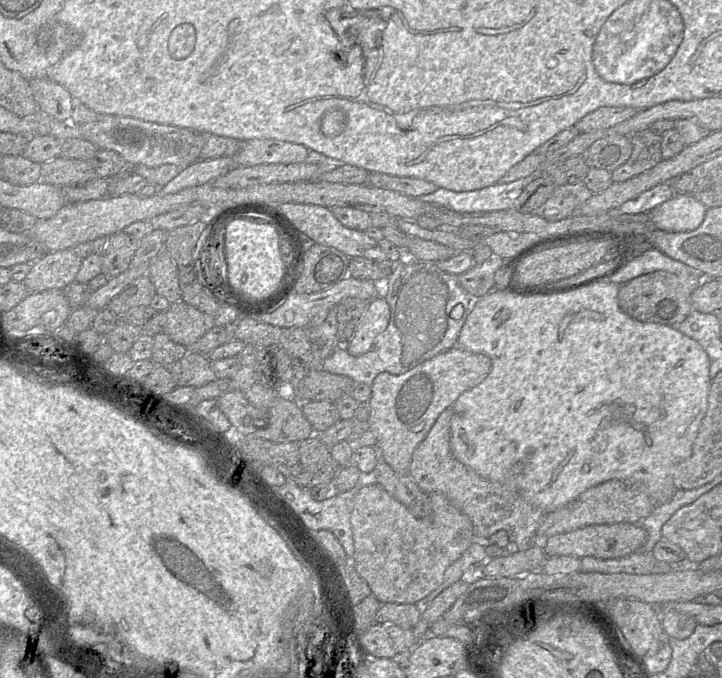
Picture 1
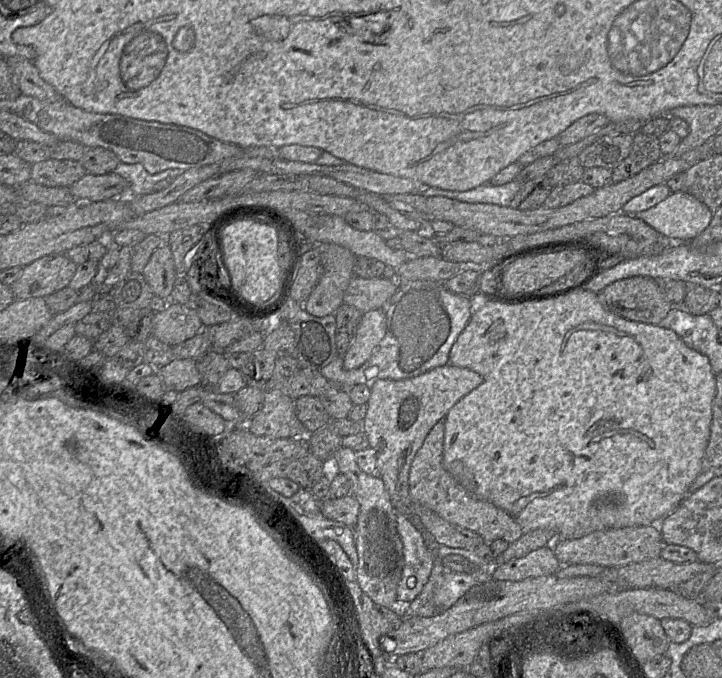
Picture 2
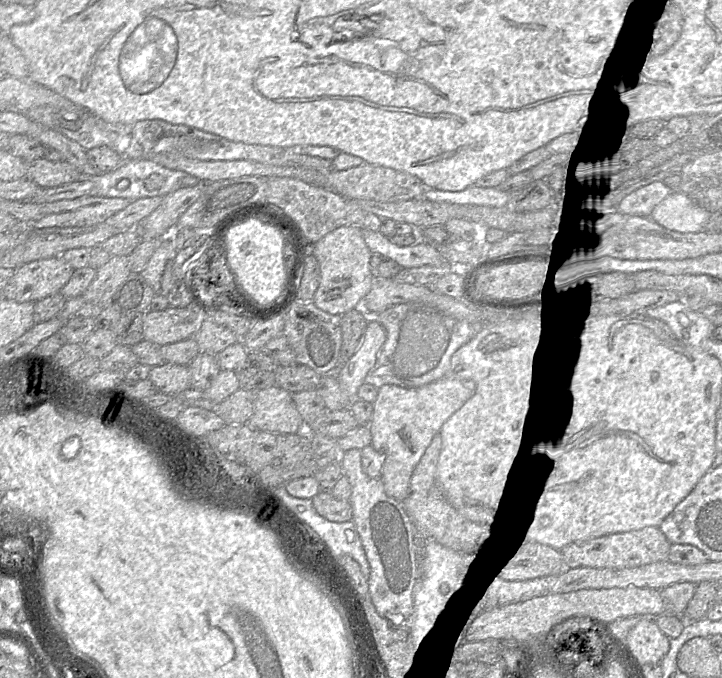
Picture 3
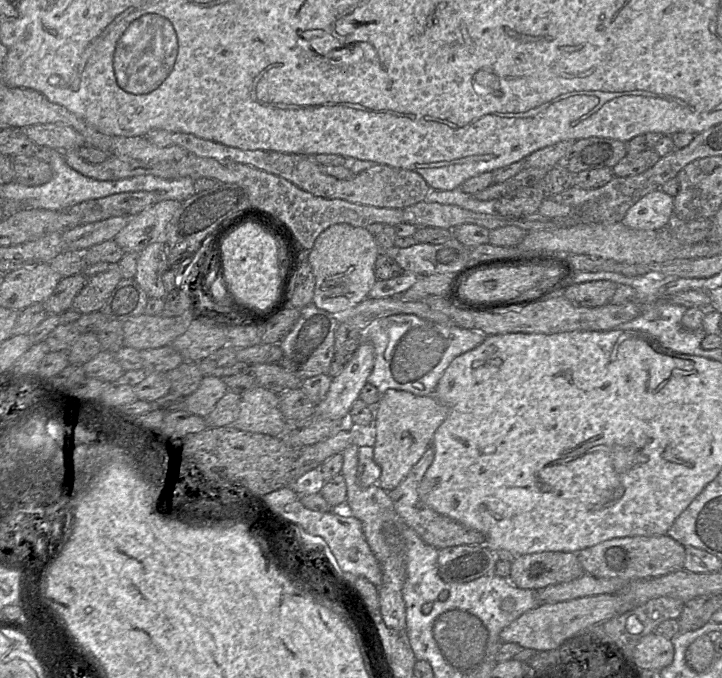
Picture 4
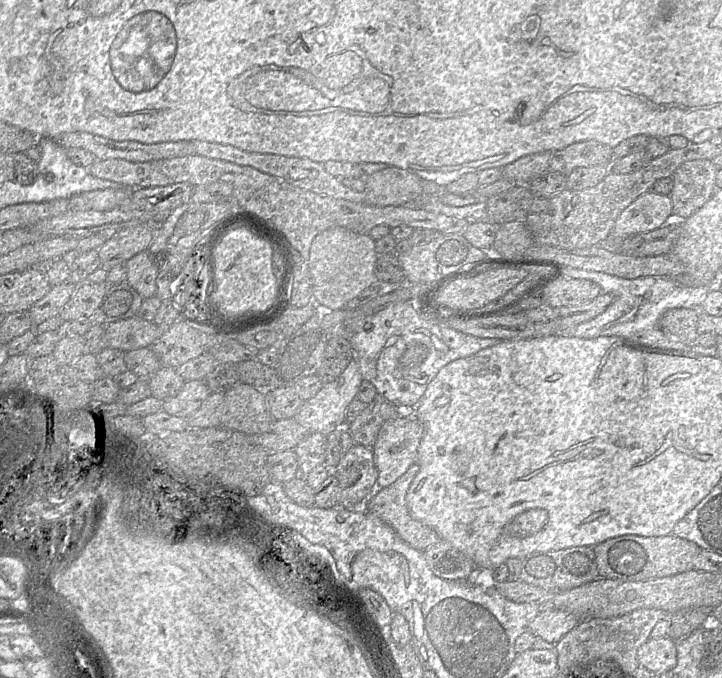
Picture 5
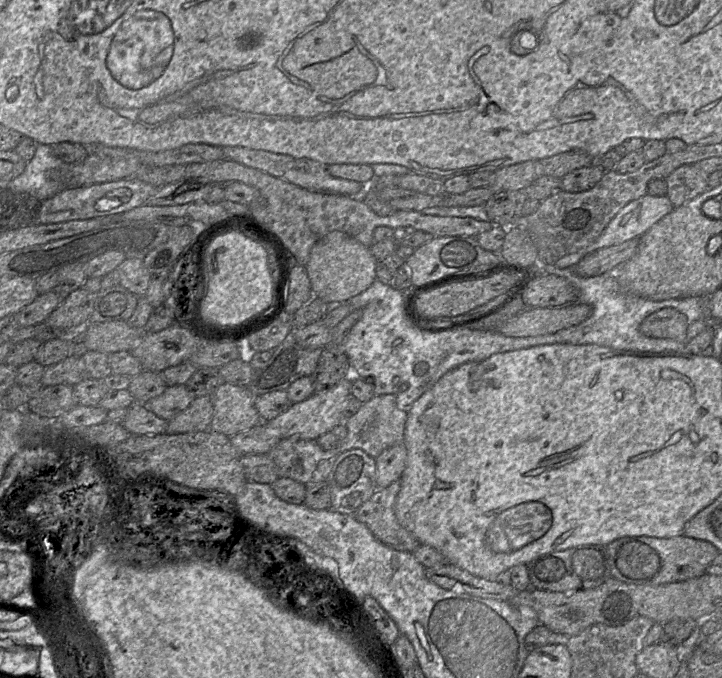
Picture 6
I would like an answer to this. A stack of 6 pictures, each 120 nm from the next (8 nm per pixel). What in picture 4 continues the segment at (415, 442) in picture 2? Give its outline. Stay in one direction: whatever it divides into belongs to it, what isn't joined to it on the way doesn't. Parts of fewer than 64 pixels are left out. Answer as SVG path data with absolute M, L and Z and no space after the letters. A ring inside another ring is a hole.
M388 389L381 394L373 409L373 458L381 469L377 484L390 492L401 483L431 445L434 433L448 416L449 409L434 395L417 396L397 389Z

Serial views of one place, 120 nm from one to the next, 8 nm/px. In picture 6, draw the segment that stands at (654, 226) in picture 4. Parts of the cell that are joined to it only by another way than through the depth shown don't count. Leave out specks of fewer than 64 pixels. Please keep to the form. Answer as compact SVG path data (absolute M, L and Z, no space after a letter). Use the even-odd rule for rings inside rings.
M644 196L625 205L608 223L601 235L590 245L560 258L554 265L560 269L574 267L586 255L643 235L653 224L673 210L664 196Z

